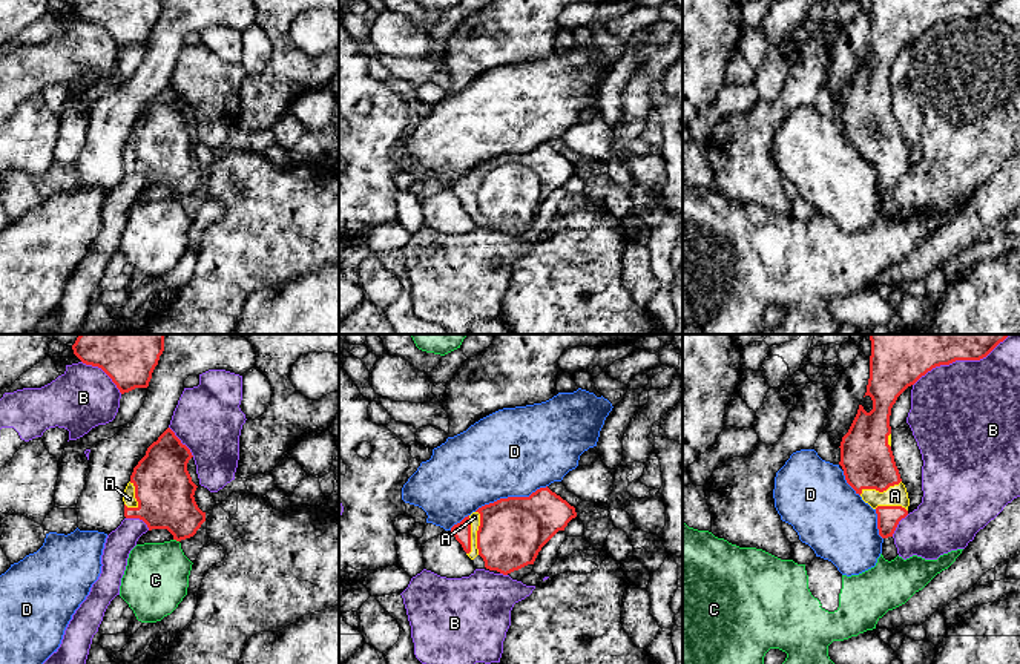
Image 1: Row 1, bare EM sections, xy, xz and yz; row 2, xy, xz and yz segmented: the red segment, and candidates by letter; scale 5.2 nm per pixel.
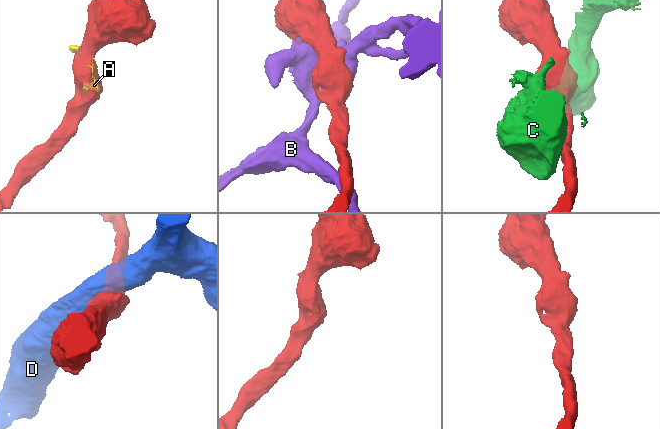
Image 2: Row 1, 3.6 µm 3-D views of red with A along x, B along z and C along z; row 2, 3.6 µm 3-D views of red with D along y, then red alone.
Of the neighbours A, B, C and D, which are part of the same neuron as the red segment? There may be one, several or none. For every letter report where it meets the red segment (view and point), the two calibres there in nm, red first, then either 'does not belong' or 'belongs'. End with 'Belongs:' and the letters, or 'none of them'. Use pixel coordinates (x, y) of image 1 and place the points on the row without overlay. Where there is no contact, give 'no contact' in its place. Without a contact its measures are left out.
A: contact xz (477, 189); calibres 360 and 60 nm; belongs
B: contact yz (956, 16); calibres 200 and 480 nm; does not belong
C: contact xy (177, 197); calibres 300 and 340 nm; does not belong
D: contact xz (510, 154); calibres 360 and 460 nm; does not belong
Belongs: A

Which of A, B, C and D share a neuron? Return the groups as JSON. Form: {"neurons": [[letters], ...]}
{"neurons": [["A"], ["B"], ["C"], ["D"]]}

